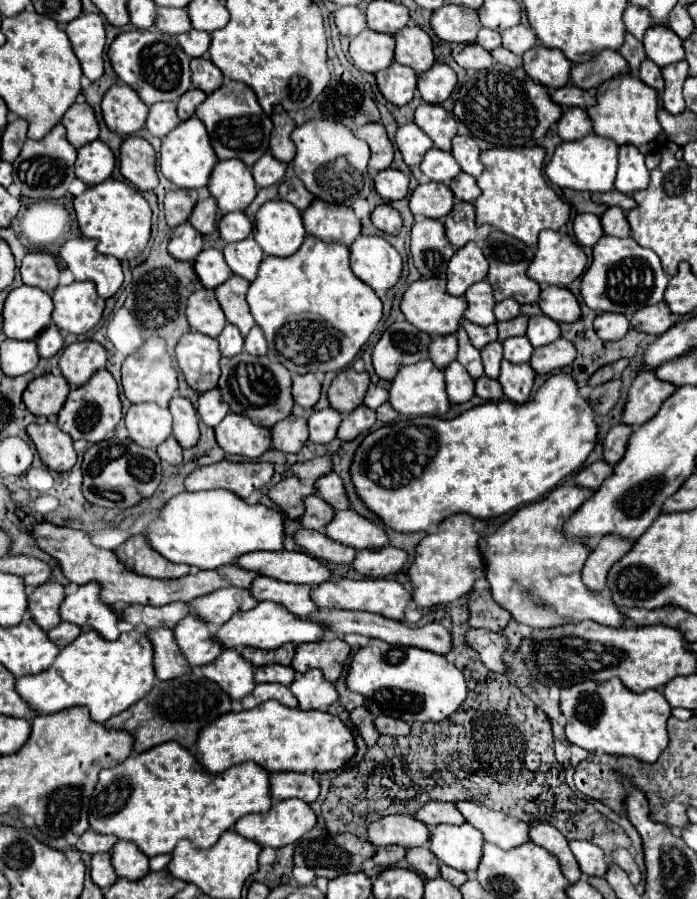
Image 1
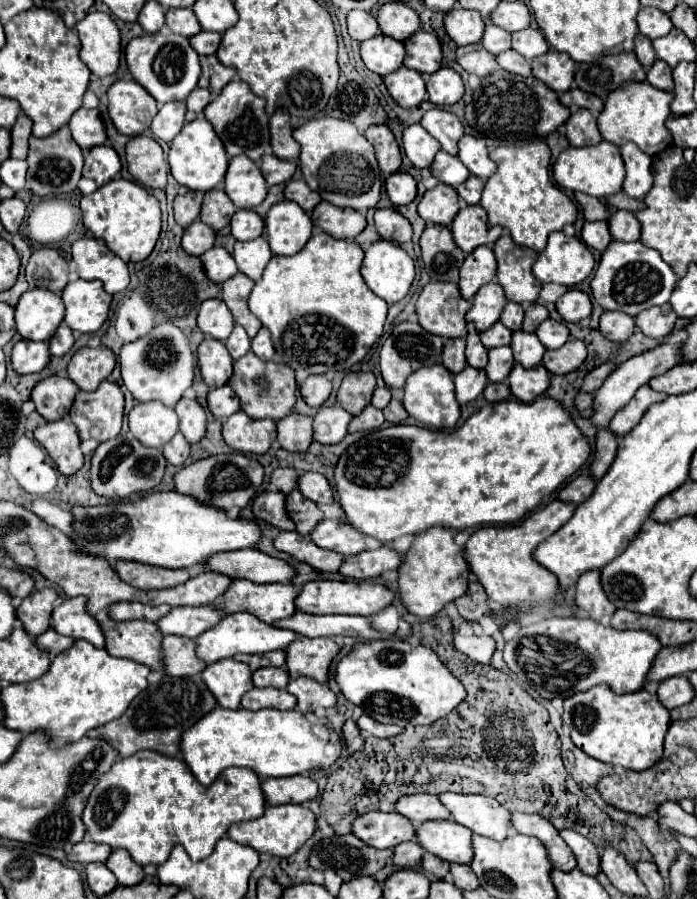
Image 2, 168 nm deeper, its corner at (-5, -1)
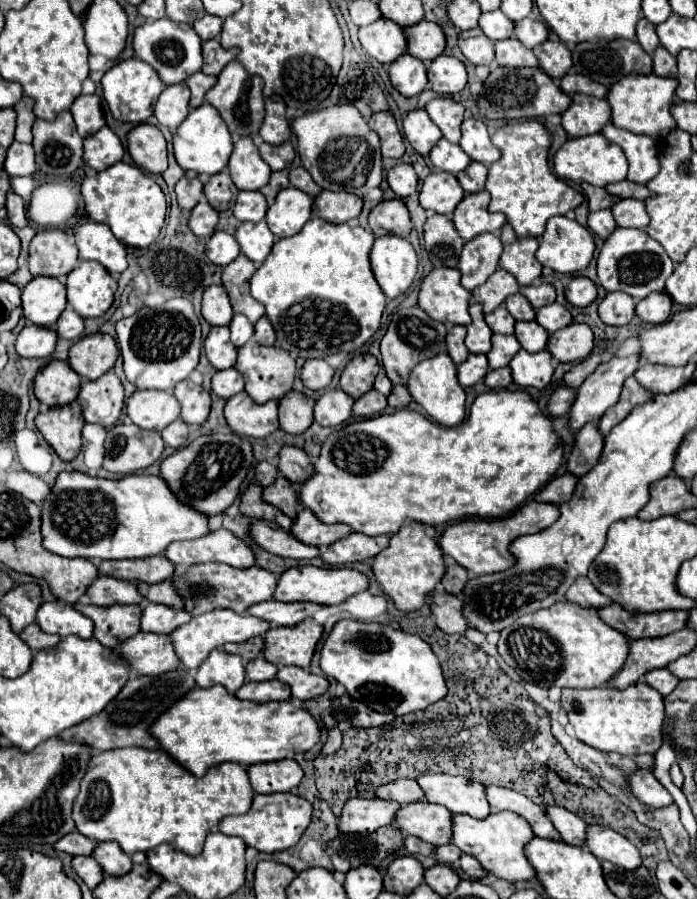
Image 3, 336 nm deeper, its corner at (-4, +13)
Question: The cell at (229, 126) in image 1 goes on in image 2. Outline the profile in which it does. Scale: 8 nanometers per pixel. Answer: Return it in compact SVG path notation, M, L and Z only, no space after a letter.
M231 81L223 87L223 91L205 107L205 119L213 125L215 133L223 141L227 155L247 155L253 161L259 161L265 153L271 153L269 143L269 117L265 113L265 99L257 97L245 81Z

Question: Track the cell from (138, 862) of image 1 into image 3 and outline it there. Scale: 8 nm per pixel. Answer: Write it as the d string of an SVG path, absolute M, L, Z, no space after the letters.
M98 843L94 849L94 859L100 863L100 867L104 869L104 873L110 875L124 875L132 869L132 859L122 853L120 845L116 843Z

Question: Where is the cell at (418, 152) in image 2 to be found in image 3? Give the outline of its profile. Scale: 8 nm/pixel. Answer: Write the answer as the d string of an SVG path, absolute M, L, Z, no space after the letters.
M416 109L412 113L408 113L404 117L402 123L404 135L410 141L410 145L420 153L426 155L430 153L430 149L438 143L438 139L442 137L440 129L432 123L432 119L428 117L428 113L424 109Z

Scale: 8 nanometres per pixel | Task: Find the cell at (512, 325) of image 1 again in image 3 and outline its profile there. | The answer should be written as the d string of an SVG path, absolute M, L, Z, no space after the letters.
M538 283L538 285L528 285L528 287L520 287L520 293L530 301L532 309L540 309L544 305L554 303L556 299L556 291L552 285L548 283Z

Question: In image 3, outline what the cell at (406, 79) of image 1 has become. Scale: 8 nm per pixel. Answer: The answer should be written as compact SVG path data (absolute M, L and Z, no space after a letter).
M404 53L400 59L390 63L388 75L390 75L392 87L398 93L402 93L404 97L418 95L424 89L424 85L428 83L424 63L408 53Z

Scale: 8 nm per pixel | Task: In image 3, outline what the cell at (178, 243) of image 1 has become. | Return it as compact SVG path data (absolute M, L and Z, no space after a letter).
M202 199L190 213L188 227L194 235L208 239L214 233L214 227L218 223L218 211L208 205L206 199Z

